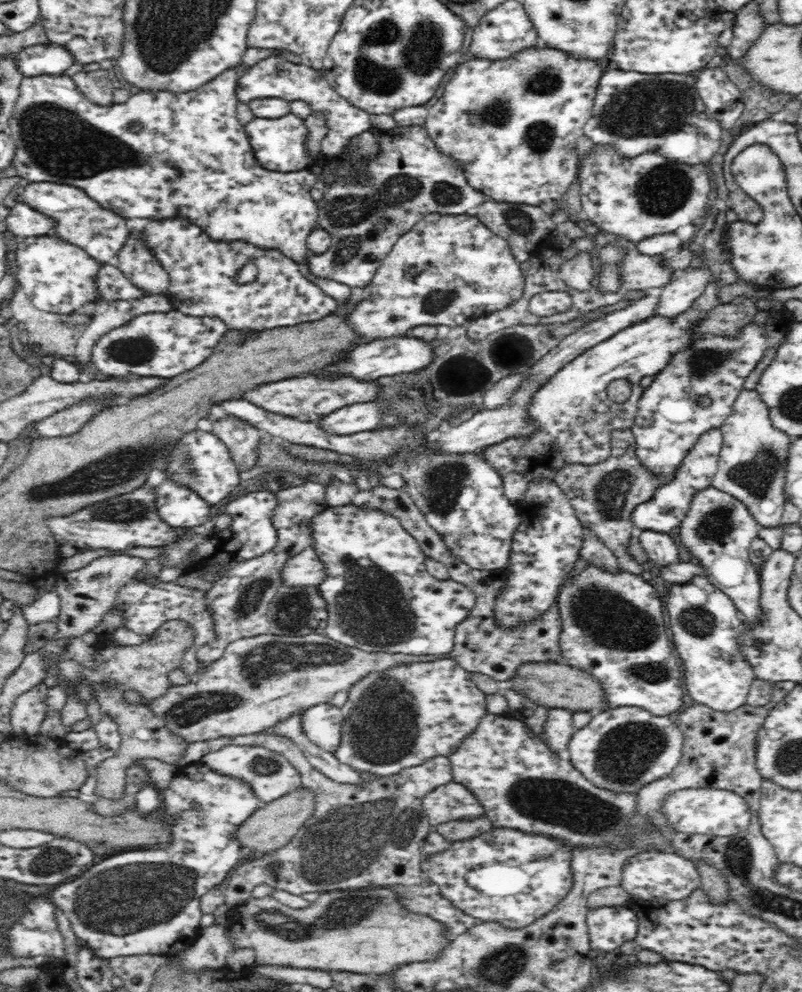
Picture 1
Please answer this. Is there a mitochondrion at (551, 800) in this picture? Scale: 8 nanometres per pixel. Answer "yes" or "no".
yes

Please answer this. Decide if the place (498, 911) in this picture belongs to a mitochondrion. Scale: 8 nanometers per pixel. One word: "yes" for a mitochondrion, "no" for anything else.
no

